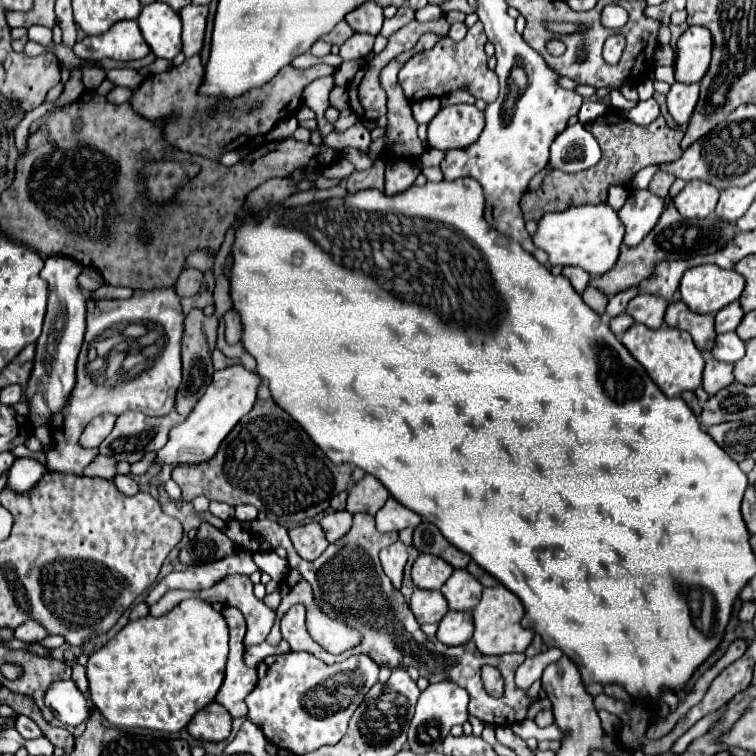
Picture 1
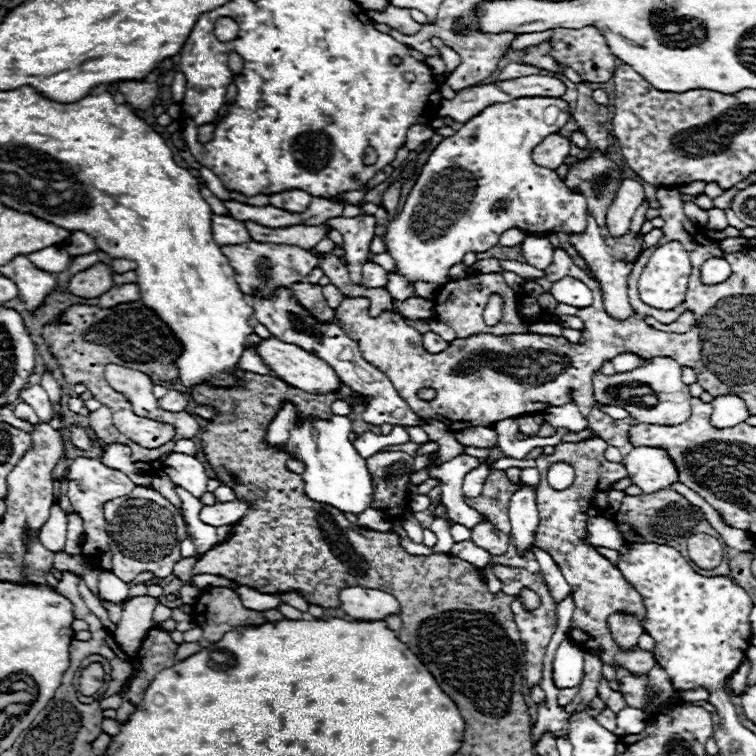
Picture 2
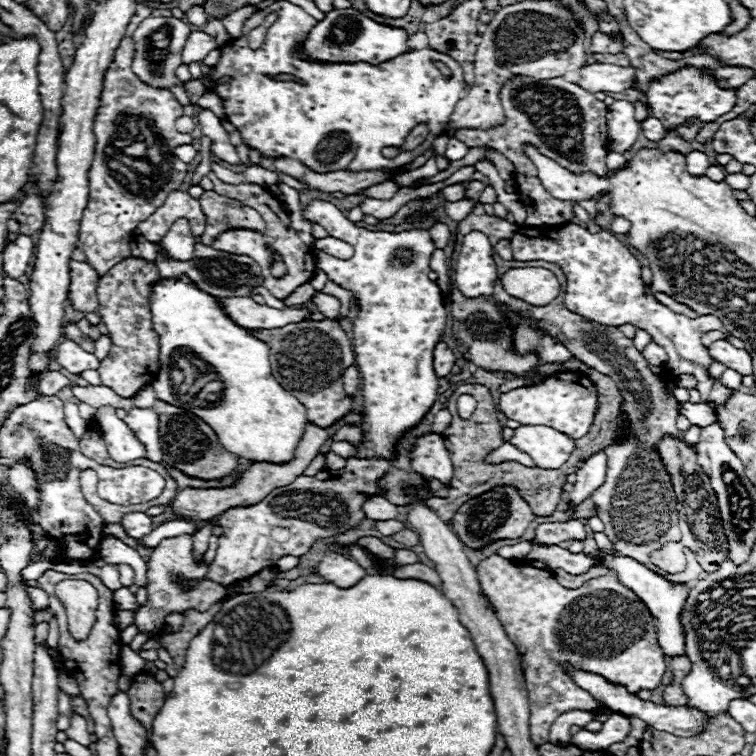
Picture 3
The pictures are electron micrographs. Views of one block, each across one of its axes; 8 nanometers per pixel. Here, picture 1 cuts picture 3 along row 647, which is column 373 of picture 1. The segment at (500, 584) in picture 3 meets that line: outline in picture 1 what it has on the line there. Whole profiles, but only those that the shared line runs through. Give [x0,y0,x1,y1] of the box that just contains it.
[198,512,530,726]

